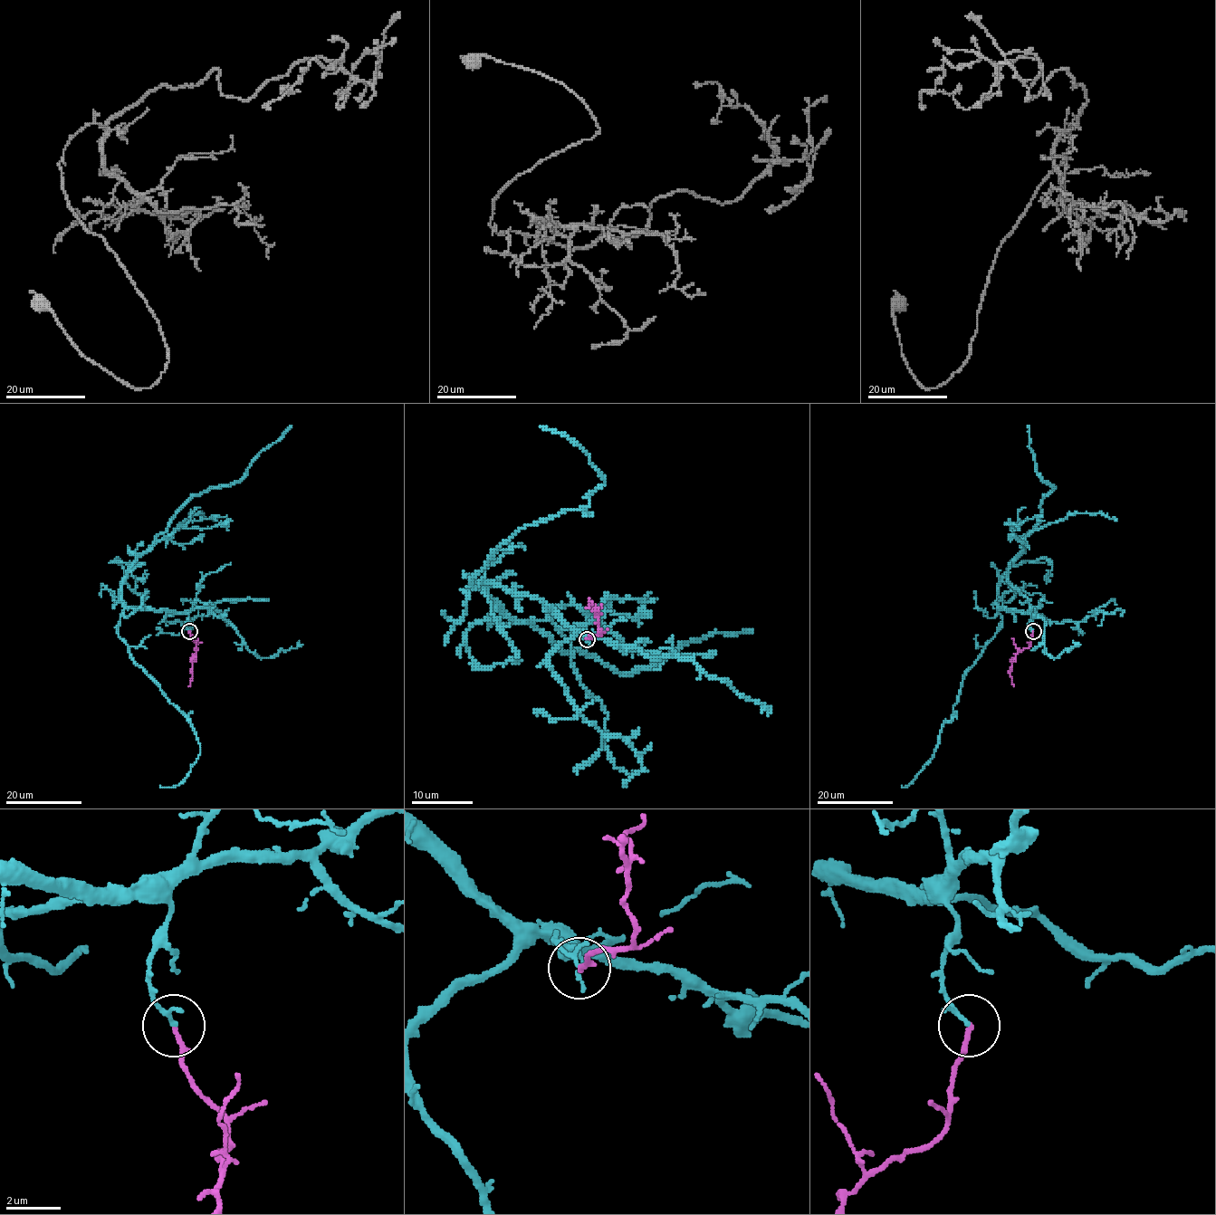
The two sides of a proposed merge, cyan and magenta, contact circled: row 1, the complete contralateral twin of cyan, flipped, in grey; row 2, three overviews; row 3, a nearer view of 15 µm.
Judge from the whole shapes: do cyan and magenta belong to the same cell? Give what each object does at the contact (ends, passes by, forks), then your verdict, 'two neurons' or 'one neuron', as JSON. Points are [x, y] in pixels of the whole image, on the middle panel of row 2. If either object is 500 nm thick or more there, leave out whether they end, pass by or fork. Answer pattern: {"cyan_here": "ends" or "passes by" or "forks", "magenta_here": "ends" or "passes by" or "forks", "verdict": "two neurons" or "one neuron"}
{"cyan_here": "passes by", "magenta_here": "ends", "verdict": "two neurons"}

